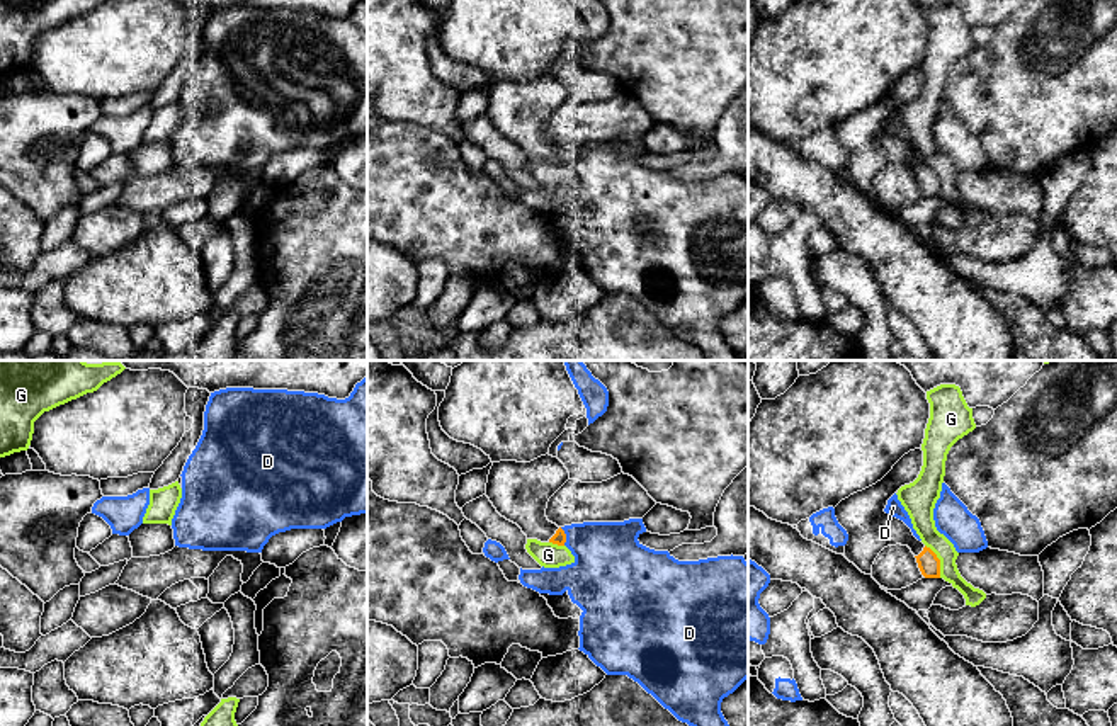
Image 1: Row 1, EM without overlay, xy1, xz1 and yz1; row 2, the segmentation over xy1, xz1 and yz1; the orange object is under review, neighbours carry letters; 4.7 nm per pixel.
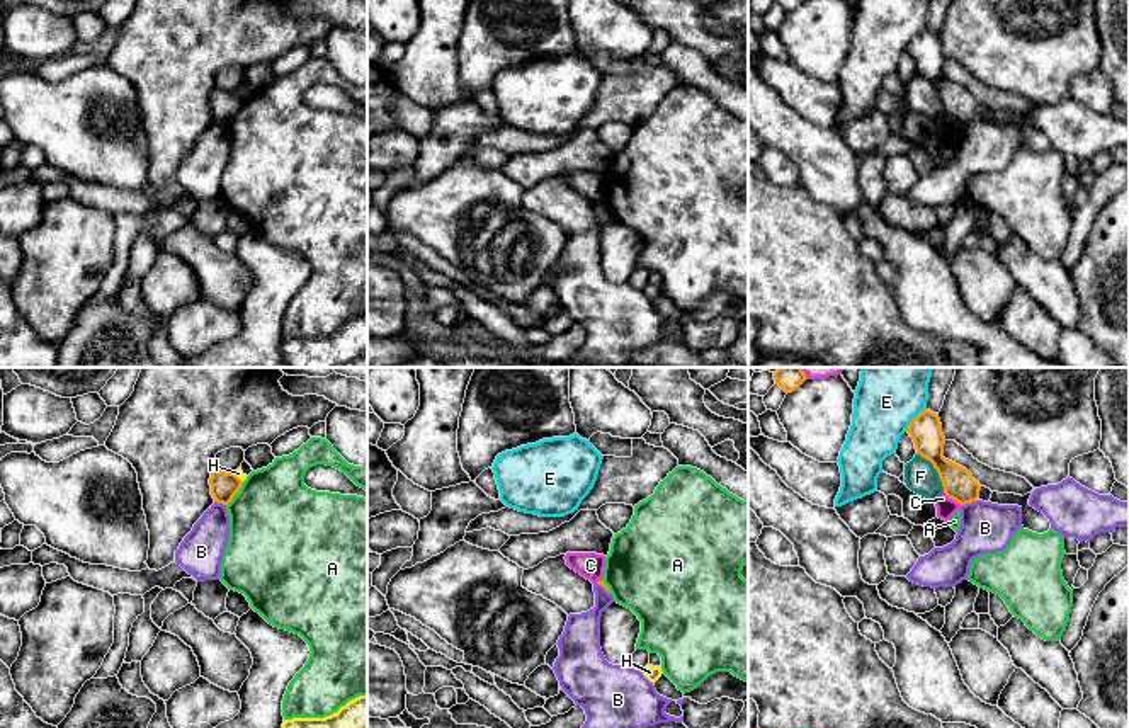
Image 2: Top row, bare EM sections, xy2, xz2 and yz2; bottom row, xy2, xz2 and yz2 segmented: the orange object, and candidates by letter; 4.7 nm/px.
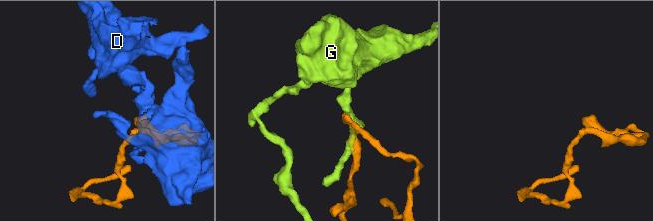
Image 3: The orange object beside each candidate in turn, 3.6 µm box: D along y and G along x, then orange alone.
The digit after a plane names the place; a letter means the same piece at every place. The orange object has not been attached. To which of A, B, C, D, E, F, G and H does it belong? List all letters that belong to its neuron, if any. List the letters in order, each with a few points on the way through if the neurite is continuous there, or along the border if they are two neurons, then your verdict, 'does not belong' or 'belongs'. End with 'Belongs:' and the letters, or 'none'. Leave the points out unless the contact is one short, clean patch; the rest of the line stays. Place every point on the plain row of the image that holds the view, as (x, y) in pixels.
A: border xy2 (243, 101), (226, 125); does not belong
B: border yz2 (978, 119), (963, 125); does not belong
C: does not belong
D: does not belong
E: border yz2 (925, 28), (905, 50); does not belong
F: border yz2 (917, 72), (932, 84), (944, 111); does not belong
G: does not belong
H: border xy2 (233, 92), (242, 101); does not belong
Belongs: none

